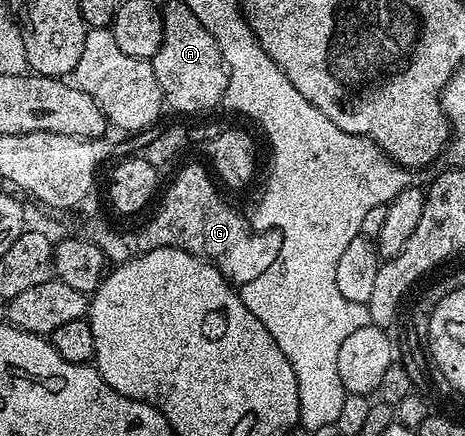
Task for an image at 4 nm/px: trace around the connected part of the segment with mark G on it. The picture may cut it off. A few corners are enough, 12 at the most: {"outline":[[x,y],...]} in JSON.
{"outline":[[207,165],[182,167],[140,252],[173,246],[229,282],[278,260],[280,231],[252,231]]}

